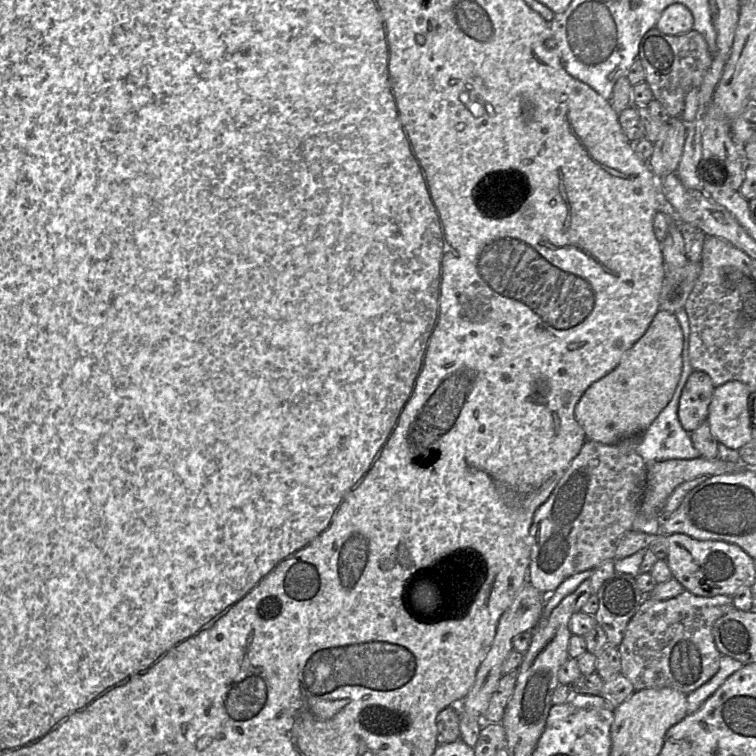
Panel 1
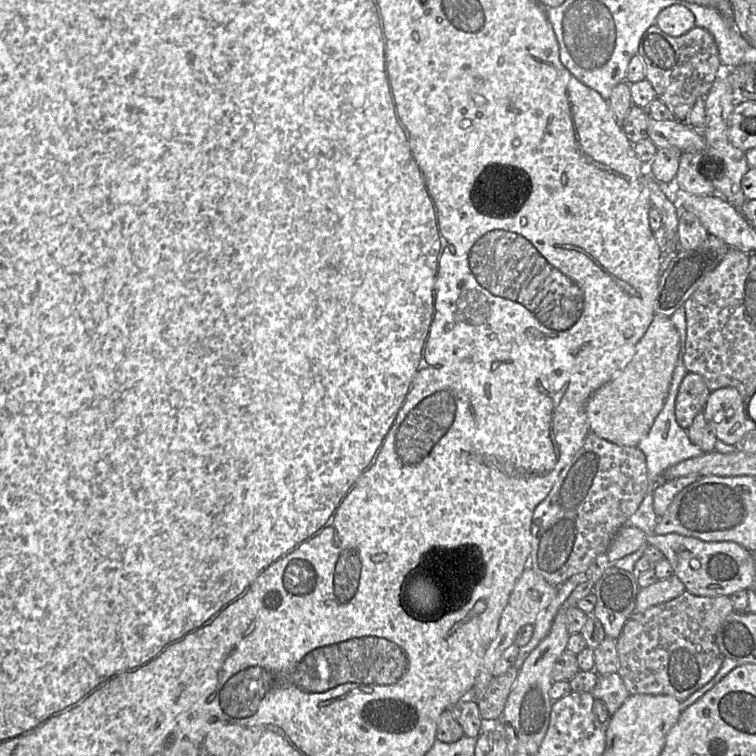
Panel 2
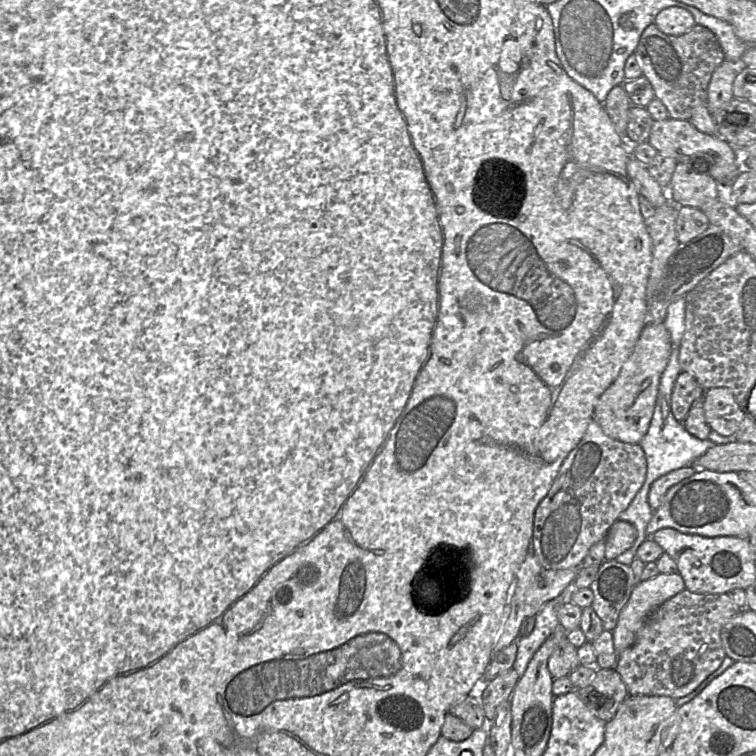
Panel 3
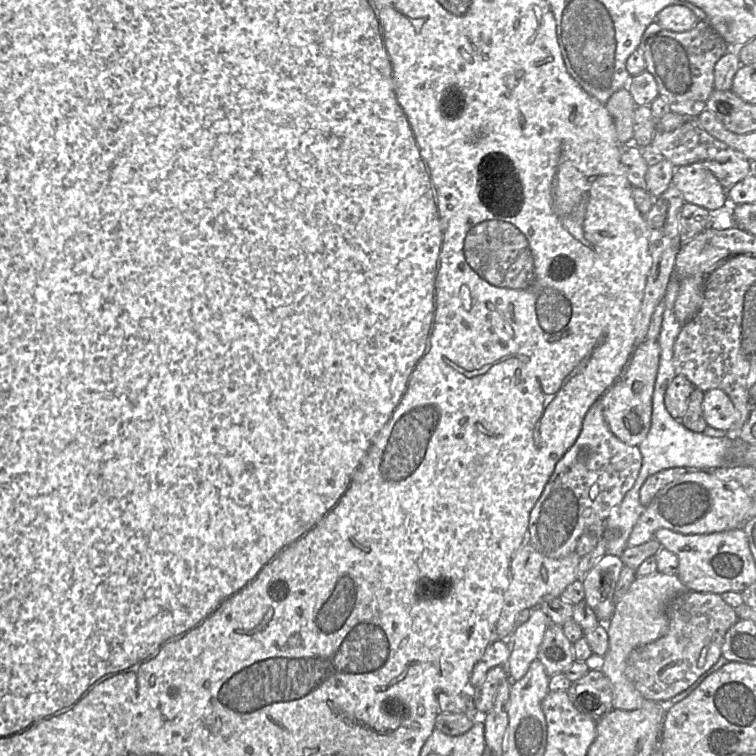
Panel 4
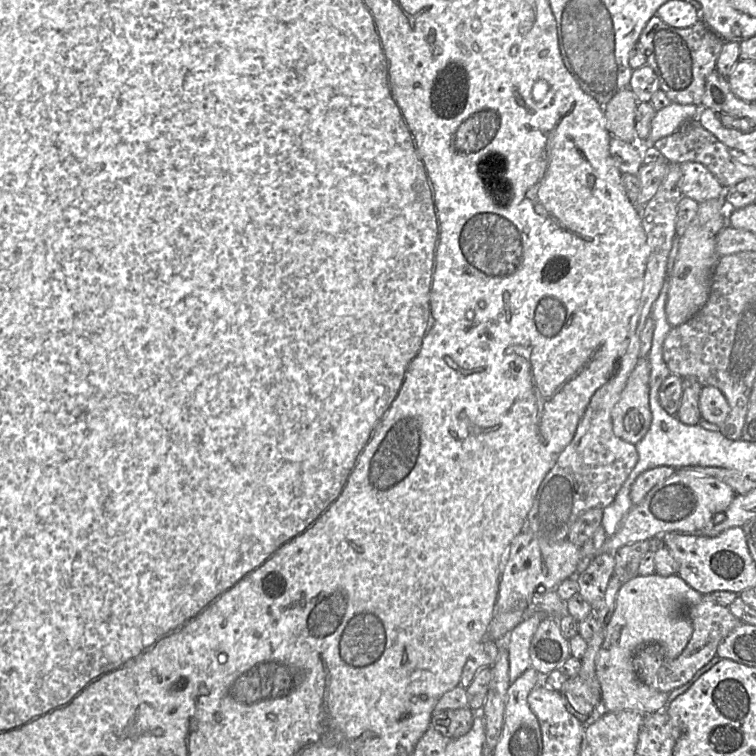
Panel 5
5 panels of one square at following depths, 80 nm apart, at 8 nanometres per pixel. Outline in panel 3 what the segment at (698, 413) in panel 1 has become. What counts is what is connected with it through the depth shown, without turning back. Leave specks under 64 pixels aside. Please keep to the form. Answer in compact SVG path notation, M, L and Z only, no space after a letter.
M681 372L671 394L671 411L674 418L683 423L694 402L702 400L705 390L694 376Z

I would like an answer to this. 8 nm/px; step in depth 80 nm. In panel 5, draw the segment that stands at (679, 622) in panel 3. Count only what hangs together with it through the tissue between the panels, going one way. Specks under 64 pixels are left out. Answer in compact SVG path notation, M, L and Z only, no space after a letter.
M704 595L698 604L683 606L682 614L692 623L693 633L681 655L675 659L669 659L659 645L648 644L640 647L633 657L633 666L638 678L660 692L670 693L688 683L717 655L719 644L728 634L743 623L731 613L728 607L714 602L710 595Z

